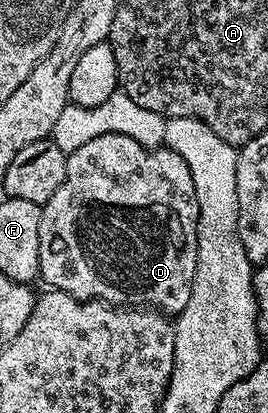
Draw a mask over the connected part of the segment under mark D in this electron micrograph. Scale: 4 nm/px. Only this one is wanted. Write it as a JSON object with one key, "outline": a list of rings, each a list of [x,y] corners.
{"outline":[[[105,133],[68,153],[65,161],[65,181],[51,194],[49,201],[41,205],[39,222],[39,266],[40,279],[46,280],[49,288],[71,294],[76,300],[103,300],[114,306],[148,306],[166,314],[179,314],[191,298],[191,290],[197,273],[197,223],[199,202],[195,194],[195,182],[187,162],[178,152],[168,146],[145,147],[123,133]]]}

